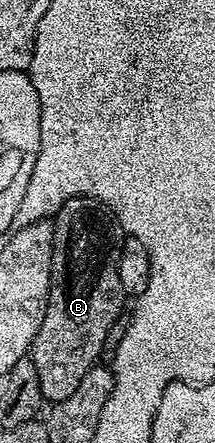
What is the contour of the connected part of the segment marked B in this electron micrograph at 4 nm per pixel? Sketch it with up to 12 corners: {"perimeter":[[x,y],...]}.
{"perimeter":[[93,199],[54,216],[50,296],[30,351],[66,400],[126,301]]}

